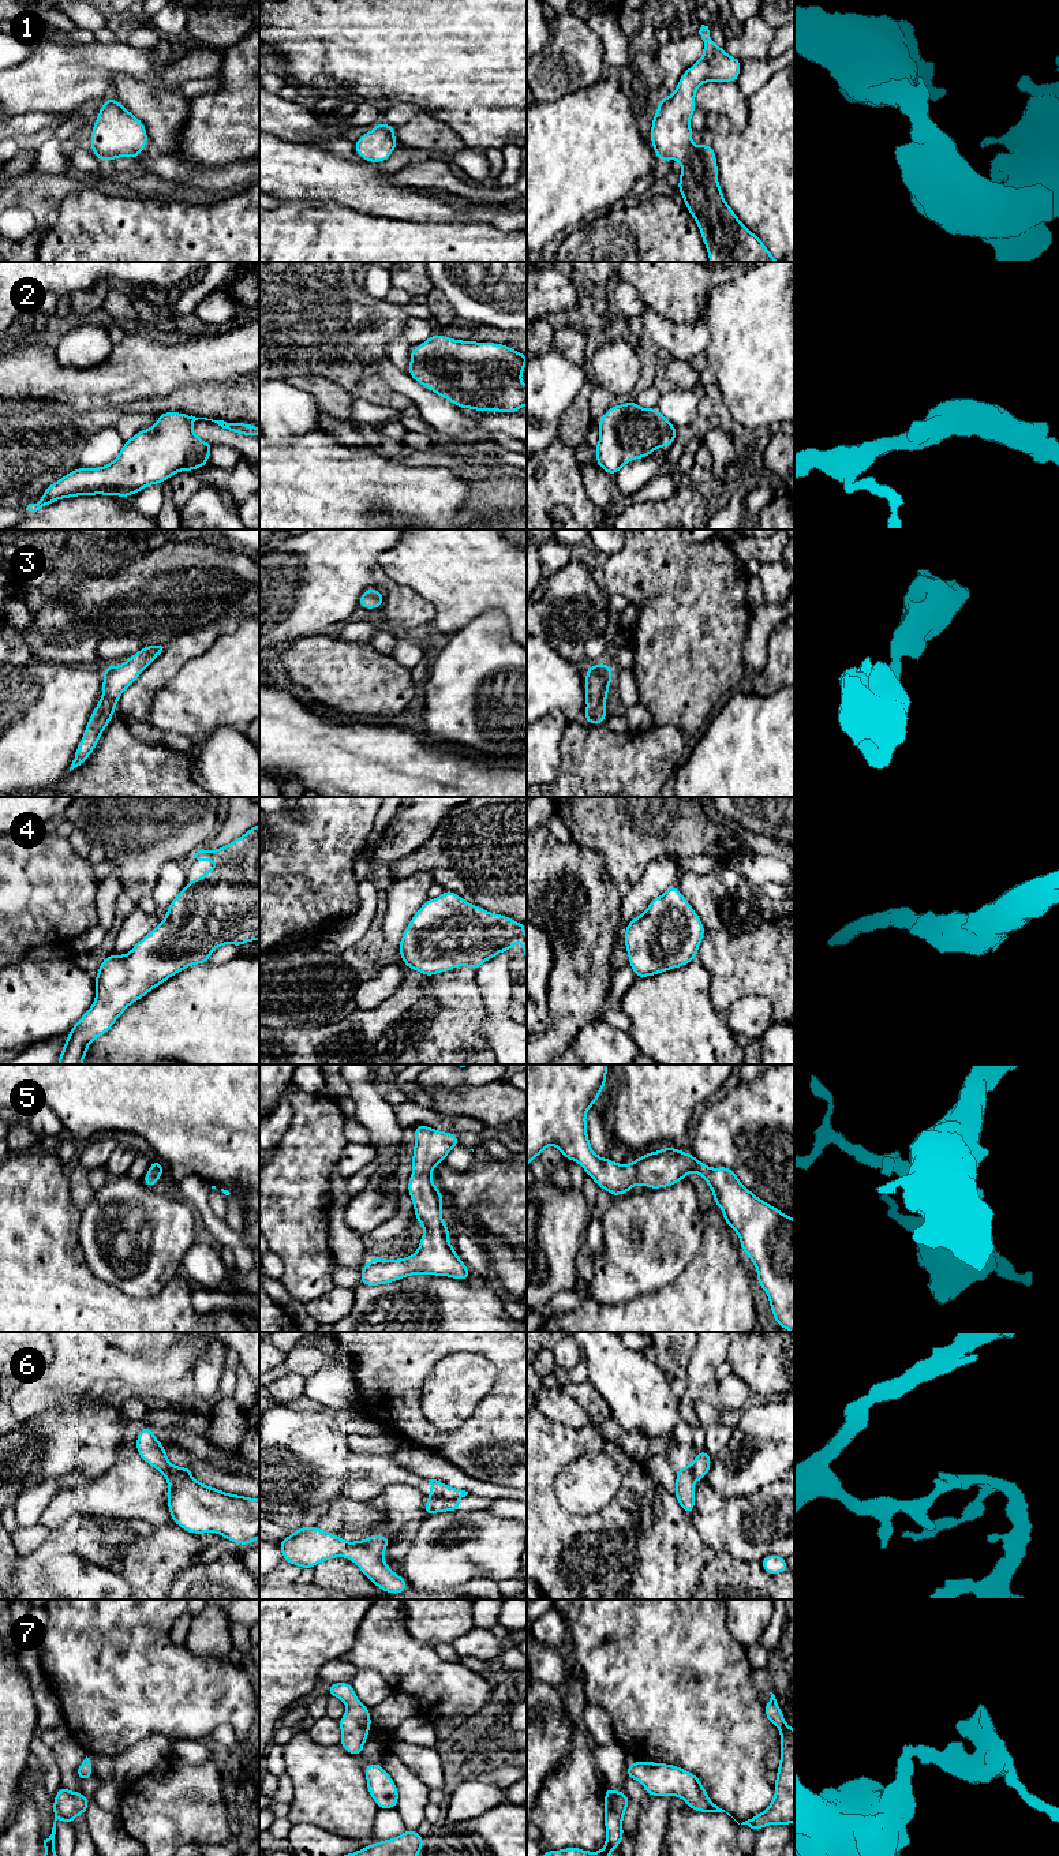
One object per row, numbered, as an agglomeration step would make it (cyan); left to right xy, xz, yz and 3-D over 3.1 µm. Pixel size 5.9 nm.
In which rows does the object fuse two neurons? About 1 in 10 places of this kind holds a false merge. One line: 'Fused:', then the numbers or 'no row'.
Fused: 6

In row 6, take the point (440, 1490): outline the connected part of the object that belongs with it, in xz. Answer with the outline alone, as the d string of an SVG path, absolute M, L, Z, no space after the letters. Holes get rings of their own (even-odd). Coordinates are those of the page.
M429 1479L430 1481L430 1490L429 1490L429 1498L437 1498L437 1500L459 1500L468 1494L468 1492L456 1489L452 1486L448 1486L444 1482L439 1482L437 1479Z

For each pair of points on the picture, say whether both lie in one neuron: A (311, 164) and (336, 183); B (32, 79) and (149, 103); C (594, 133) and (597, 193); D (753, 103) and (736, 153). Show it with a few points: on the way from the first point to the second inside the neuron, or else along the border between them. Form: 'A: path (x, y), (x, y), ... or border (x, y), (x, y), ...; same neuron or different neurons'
A: path (317, 165), (330, 178); same neuron
B: border (141, 79), (116, 74), (112, 78), (111, 94); different neurons
C: path (594, 148), (594, 178); same neuron
D: path (755, 115), (755, 134), (748, 141); same neuron

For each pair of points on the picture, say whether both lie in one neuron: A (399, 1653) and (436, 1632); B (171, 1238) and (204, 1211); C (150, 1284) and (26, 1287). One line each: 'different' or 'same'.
A: different
B: different
C: different

